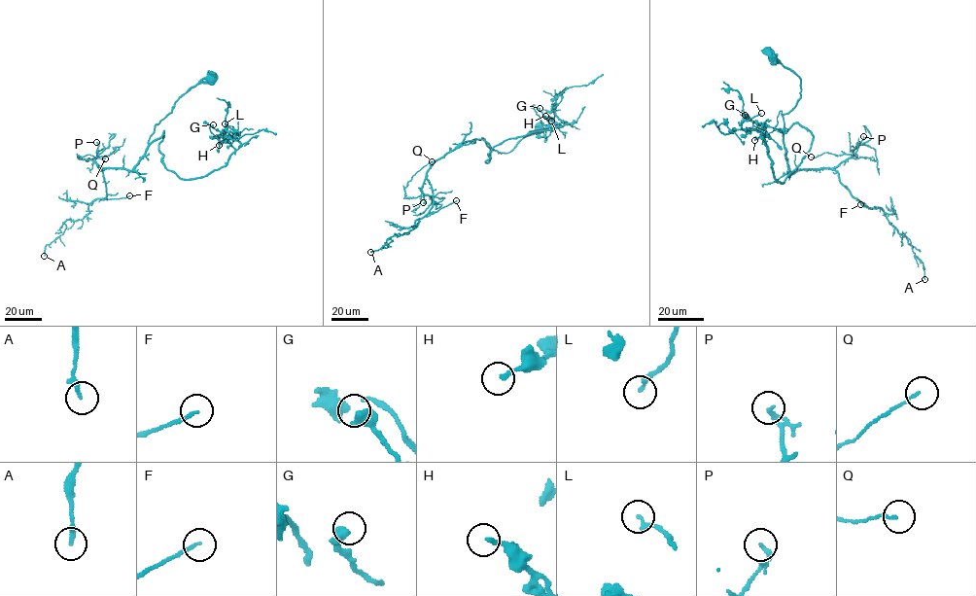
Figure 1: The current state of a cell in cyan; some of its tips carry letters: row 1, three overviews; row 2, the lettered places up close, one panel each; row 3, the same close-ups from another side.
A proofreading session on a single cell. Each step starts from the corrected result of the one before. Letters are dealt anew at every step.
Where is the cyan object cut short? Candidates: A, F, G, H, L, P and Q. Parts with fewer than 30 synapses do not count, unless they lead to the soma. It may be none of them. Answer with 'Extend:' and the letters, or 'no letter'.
Extend: no letter

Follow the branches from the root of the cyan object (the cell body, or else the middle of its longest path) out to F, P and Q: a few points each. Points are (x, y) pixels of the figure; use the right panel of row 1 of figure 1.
F: (772, 57), (801, 80), (797, 103), (782, 115), (787, 167), (833, 169), (854, 196), (877, 208), (860, 204)
P: (772, 57), (801, 80), (797, 103), (782, 115), (785, 158), (791, 172), (834, 168), (853, 154), (863, 136)
Q: (772, 57), (801, 80), (797, 103), (782, 115), (789, 171), (833, 168), (857, 158), (827, 152), (811, 157)

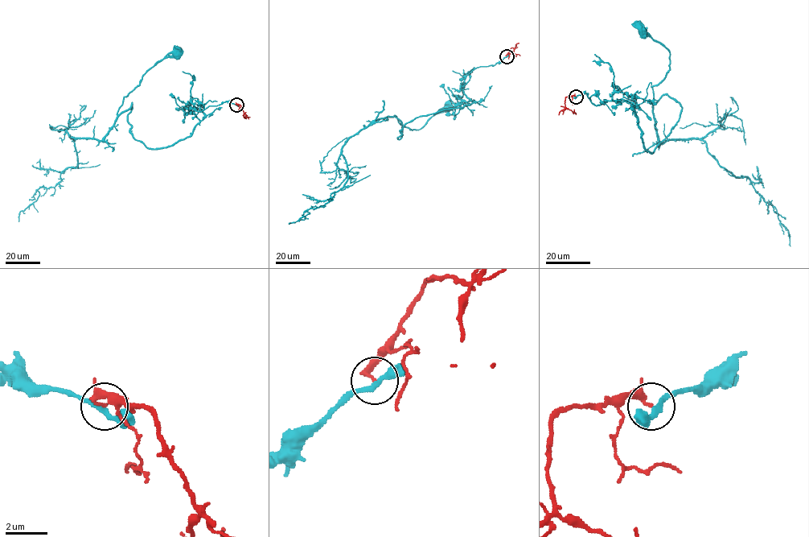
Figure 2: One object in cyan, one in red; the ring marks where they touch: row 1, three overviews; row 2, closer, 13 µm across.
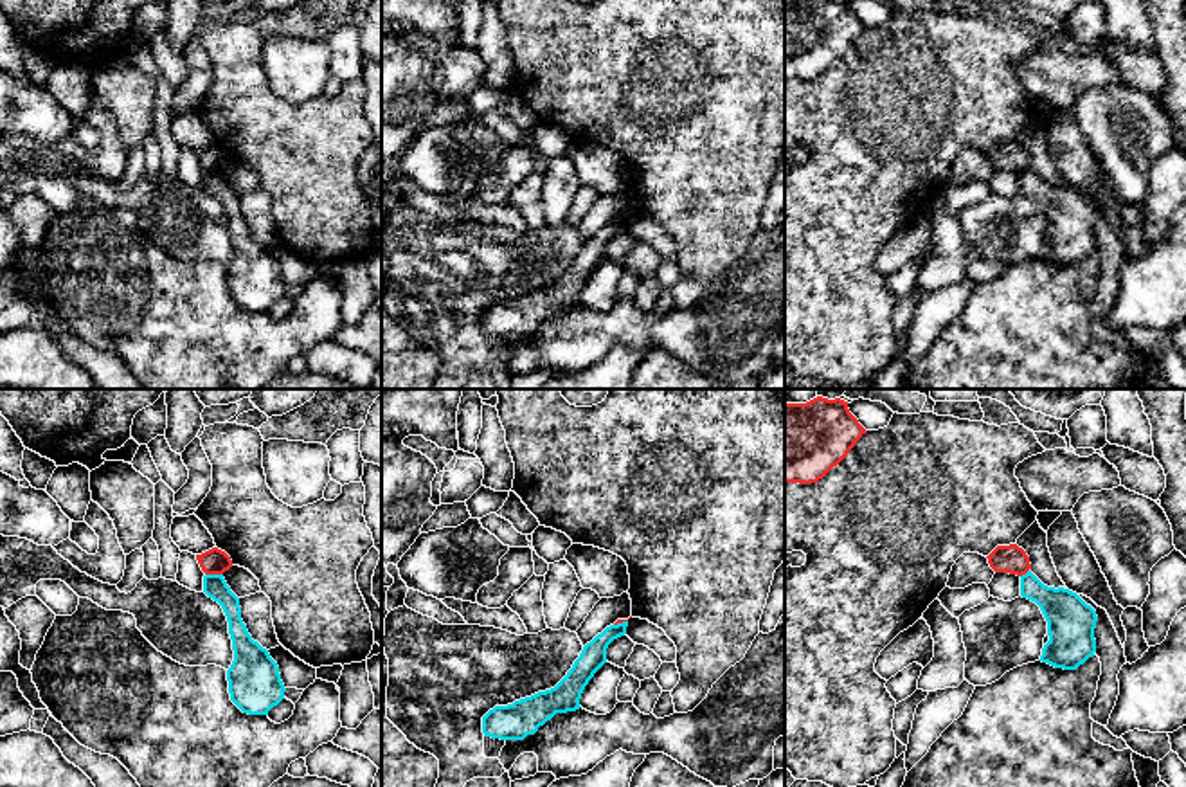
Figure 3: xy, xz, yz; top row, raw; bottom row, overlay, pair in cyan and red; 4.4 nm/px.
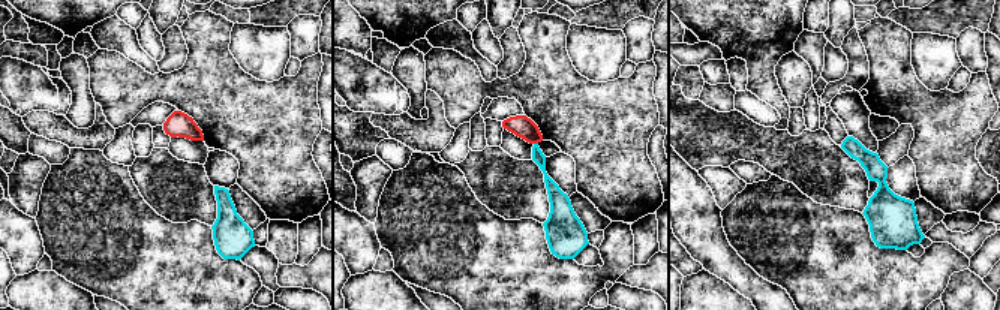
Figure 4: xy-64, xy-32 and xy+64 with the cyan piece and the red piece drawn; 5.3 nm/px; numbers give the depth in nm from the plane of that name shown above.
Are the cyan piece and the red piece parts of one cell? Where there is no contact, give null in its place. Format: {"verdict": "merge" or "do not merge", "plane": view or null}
{"verdict": "do not merge", "plane": "xy"}

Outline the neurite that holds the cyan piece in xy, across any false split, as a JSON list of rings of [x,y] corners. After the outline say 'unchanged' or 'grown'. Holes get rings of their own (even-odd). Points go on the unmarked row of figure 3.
[[[205,171],[203,189],[218,198],[229,218],[234,258],[227,267],[230,297],[248,312],[268,312],[284,295],[279,263],[247,227],[241,216],[239,194],[223,171]]]; unchanged

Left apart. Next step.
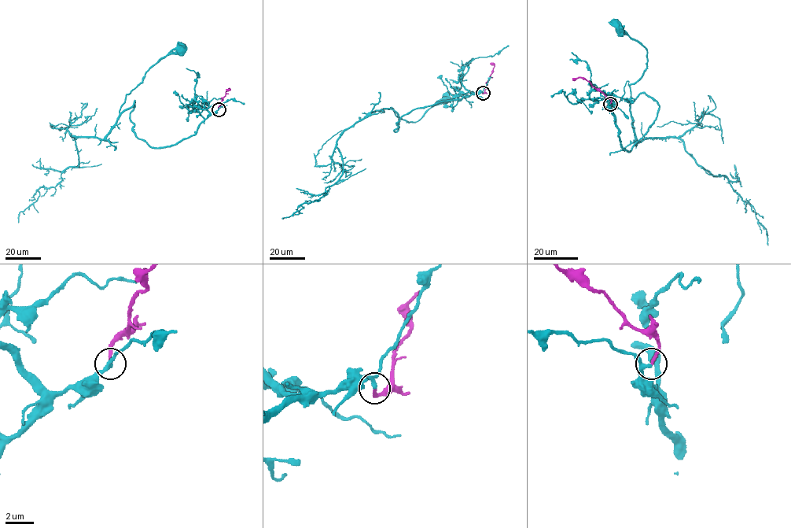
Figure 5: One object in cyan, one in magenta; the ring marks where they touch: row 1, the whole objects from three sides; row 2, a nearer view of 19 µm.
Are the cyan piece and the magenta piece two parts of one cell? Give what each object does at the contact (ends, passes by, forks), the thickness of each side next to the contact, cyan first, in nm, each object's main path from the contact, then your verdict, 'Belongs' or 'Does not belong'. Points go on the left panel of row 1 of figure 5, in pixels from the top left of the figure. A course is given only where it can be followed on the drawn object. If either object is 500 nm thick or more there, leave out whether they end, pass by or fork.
At the ring cyan passes by. At the ring magenta ends. Thickness 200 nm (cyan) against 200 nm. Course of cyan: (218, 109), (194, 134), (156, 148), (133, 131), (134, 101), (119, 112), (145, 74), (170, 51), (180, 50). Course of magenta: (218, 109), (226, 92), (230, 89), (226, 90). Belongs

